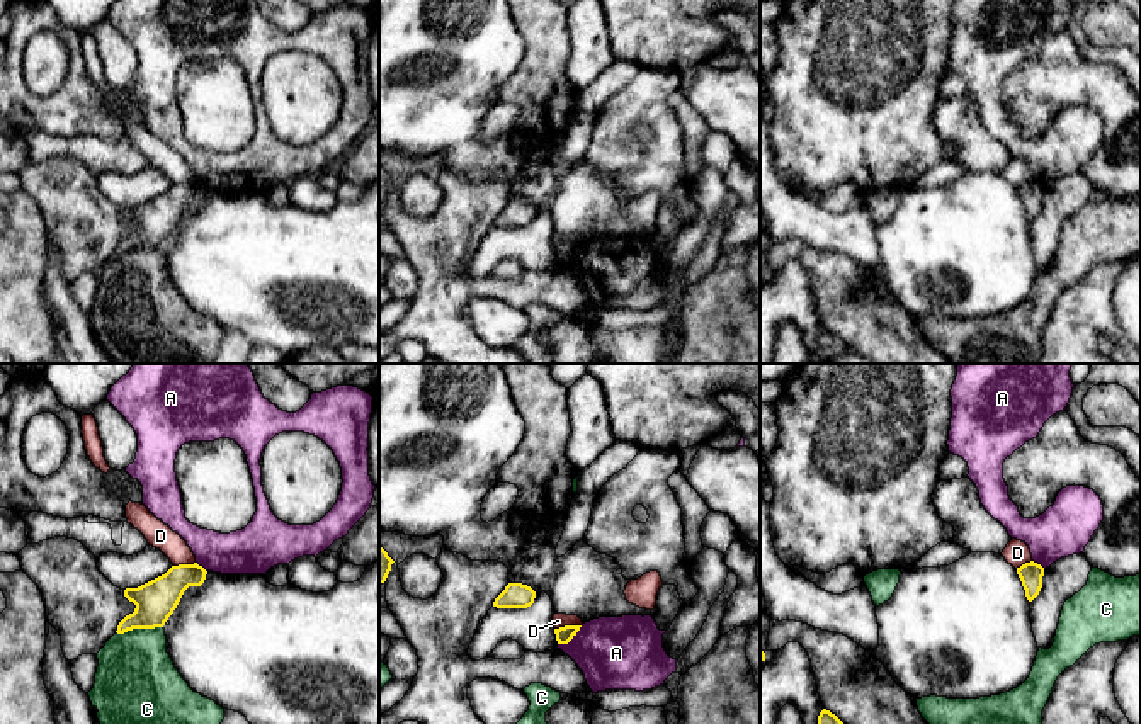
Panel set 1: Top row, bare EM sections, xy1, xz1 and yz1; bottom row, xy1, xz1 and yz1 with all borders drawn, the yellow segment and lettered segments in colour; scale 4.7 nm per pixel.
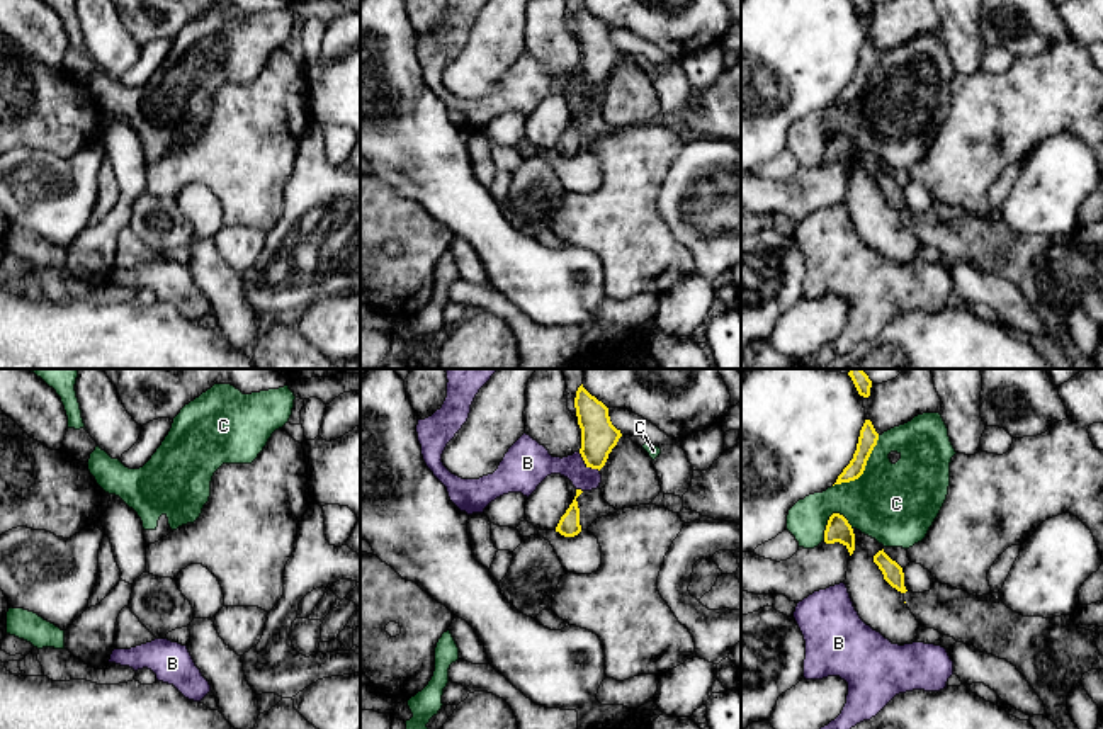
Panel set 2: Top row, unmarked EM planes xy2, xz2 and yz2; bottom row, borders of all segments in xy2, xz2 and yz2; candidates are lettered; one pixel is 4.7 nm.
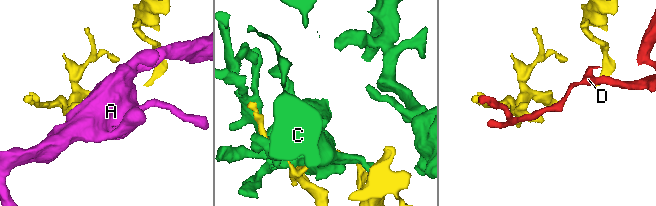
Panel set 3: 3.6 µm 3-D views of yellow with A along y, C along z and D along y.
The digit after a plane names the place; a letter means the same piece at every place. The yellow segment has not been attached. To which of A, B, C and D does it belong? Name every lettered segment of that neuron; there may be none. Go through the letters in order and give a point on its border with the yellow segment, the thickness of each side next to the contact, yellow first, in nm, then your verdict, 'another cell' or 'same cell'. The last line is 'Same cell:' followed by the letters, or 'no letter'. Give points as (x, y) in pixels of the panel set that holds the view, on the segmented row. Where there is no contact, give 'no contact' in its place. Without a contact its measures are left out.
A: contact xz1 (570, 639); calibres 80 and 360 nm; another cell
B: contact xz2 (587, 464); calibres 170 and 170 nm; another cell
C: contact yz2 (864, 469); calibres 90 and 380 nm; another cell
D: contact xz1 (567, 626); calibres 80 and 70 nm; another cell
Same cell: no letter

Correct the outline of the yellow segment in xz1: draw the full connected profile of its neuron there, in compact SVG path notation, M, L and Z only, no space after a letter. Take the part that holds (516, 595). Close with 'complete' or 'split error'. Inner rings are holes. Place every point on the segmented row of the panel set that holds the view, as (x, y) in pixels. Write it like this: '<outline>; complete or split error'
M508 583L505 590L495 598L497 608L527 608L534 603L536 591L522 583Z; complete

